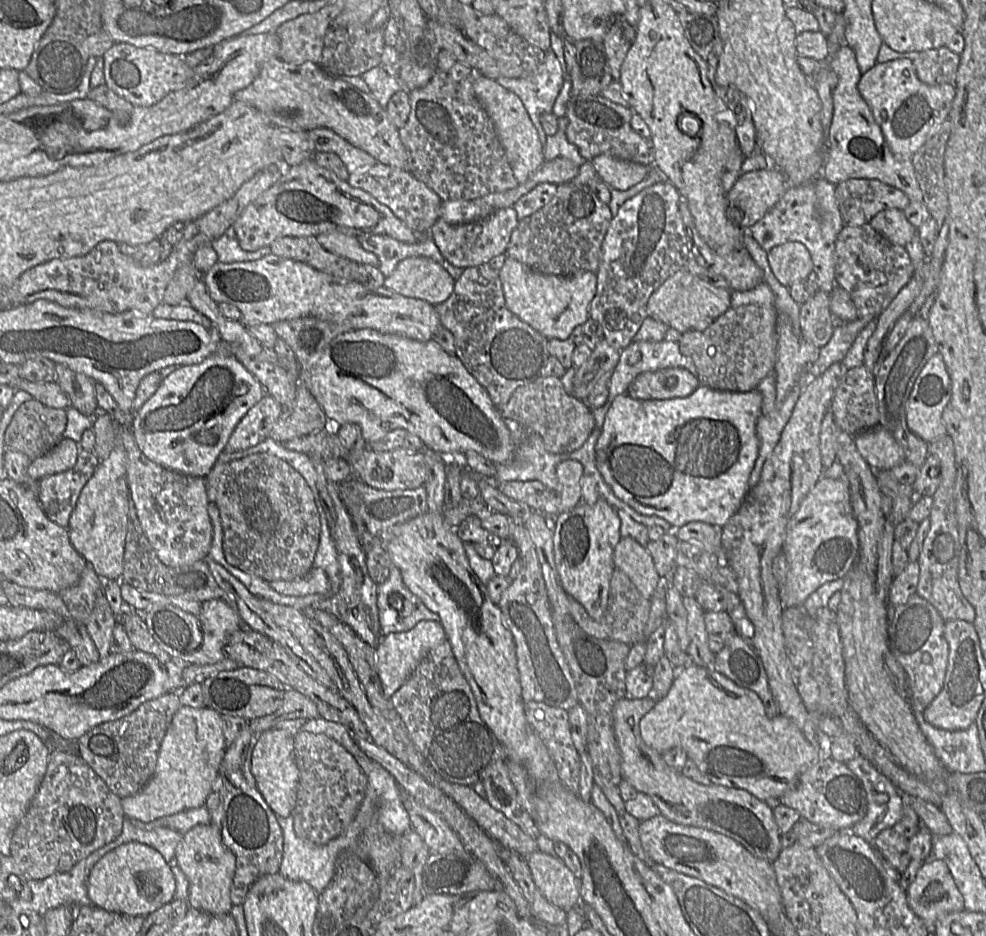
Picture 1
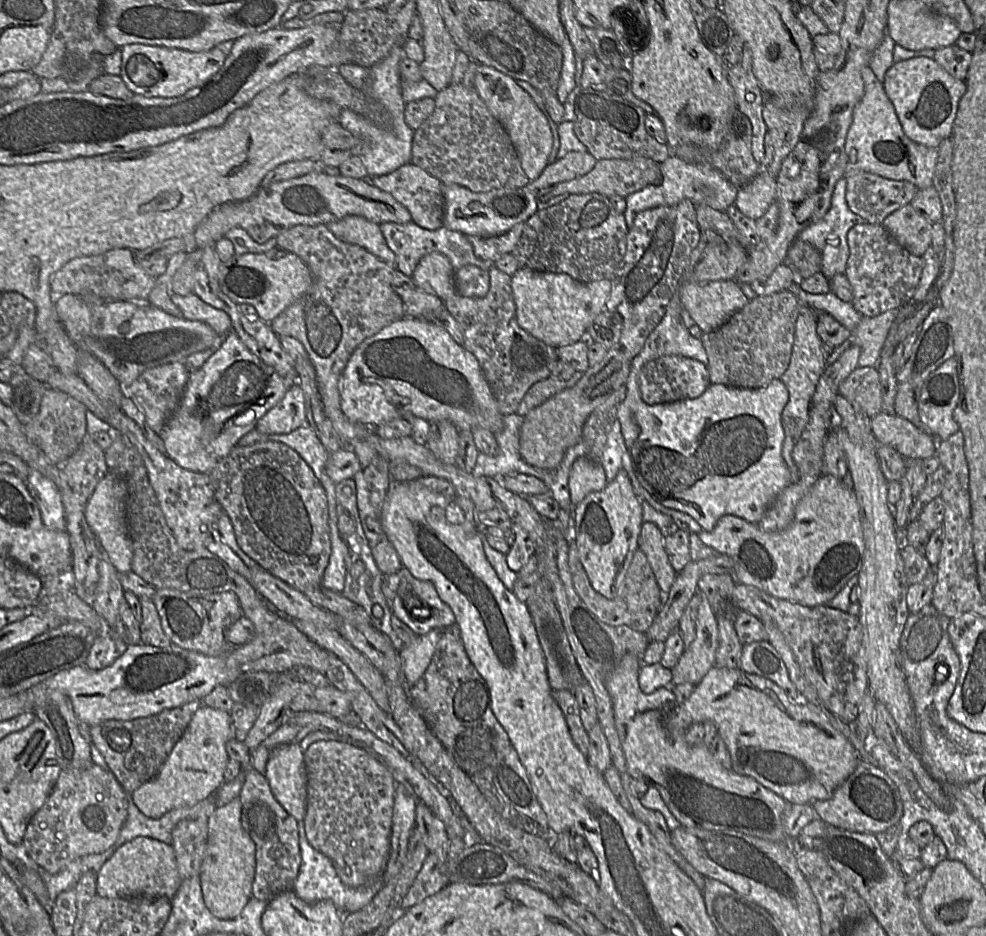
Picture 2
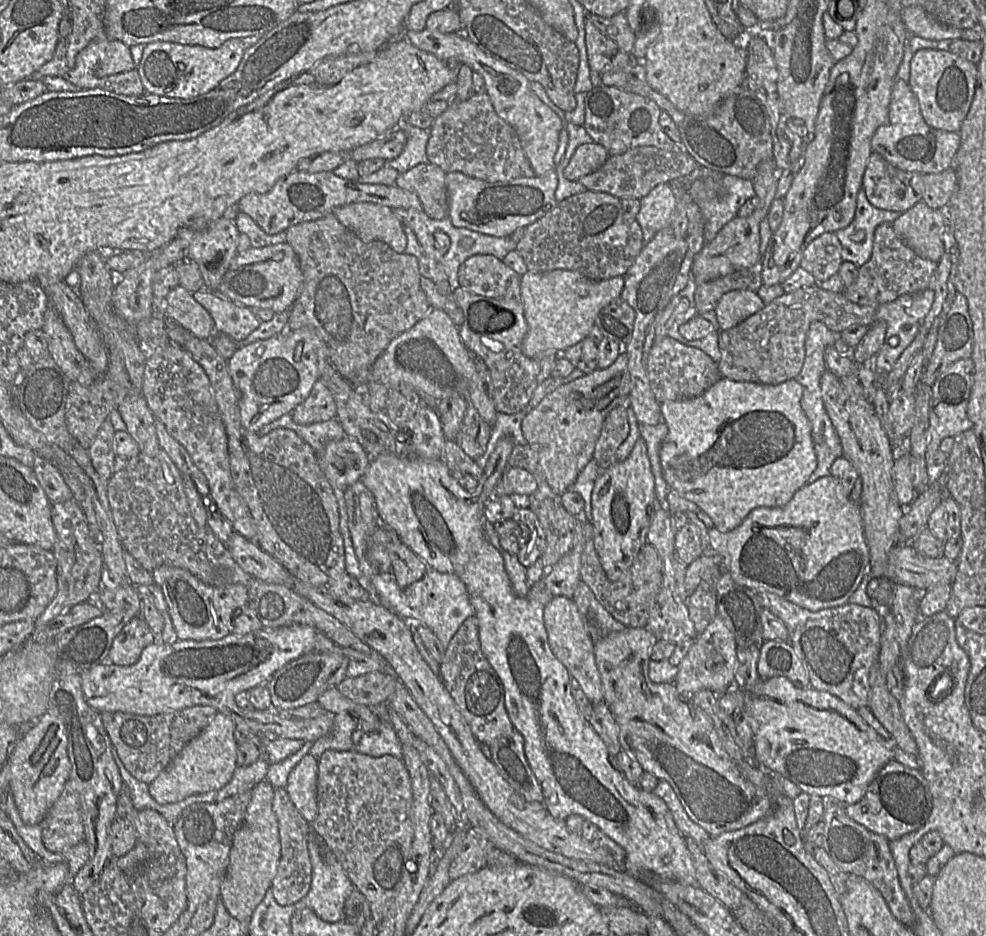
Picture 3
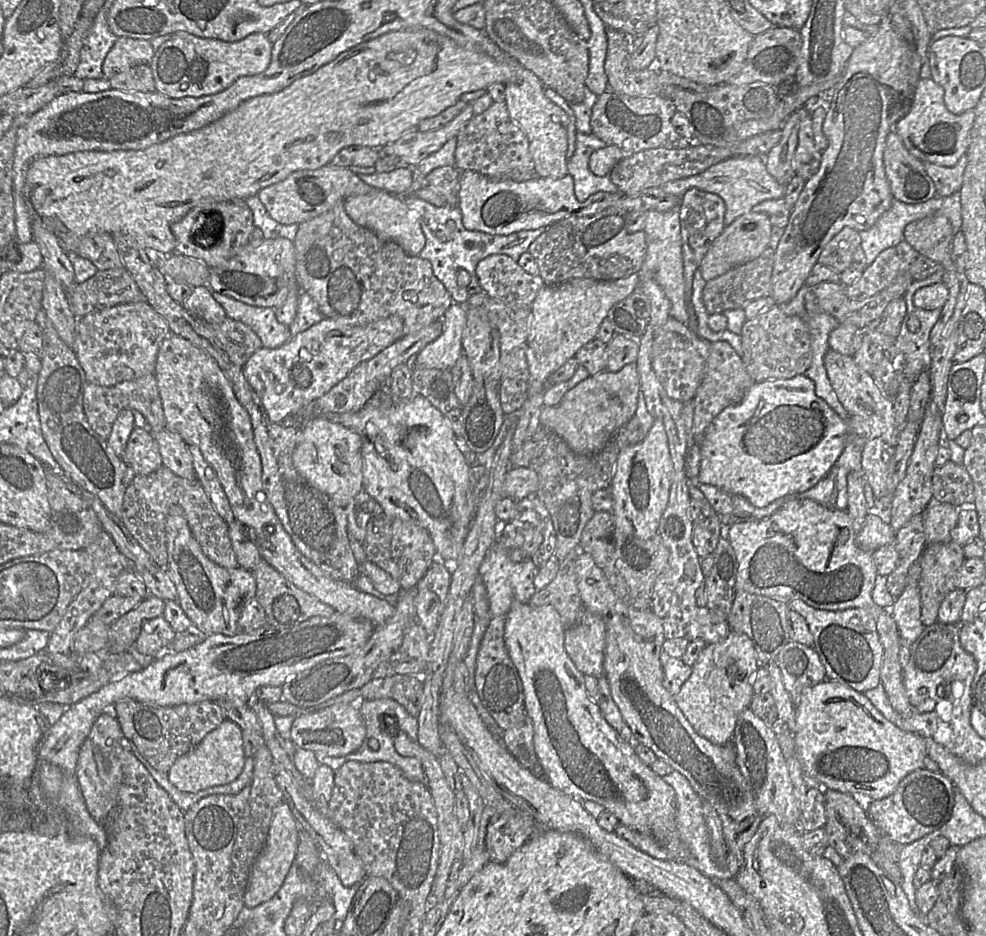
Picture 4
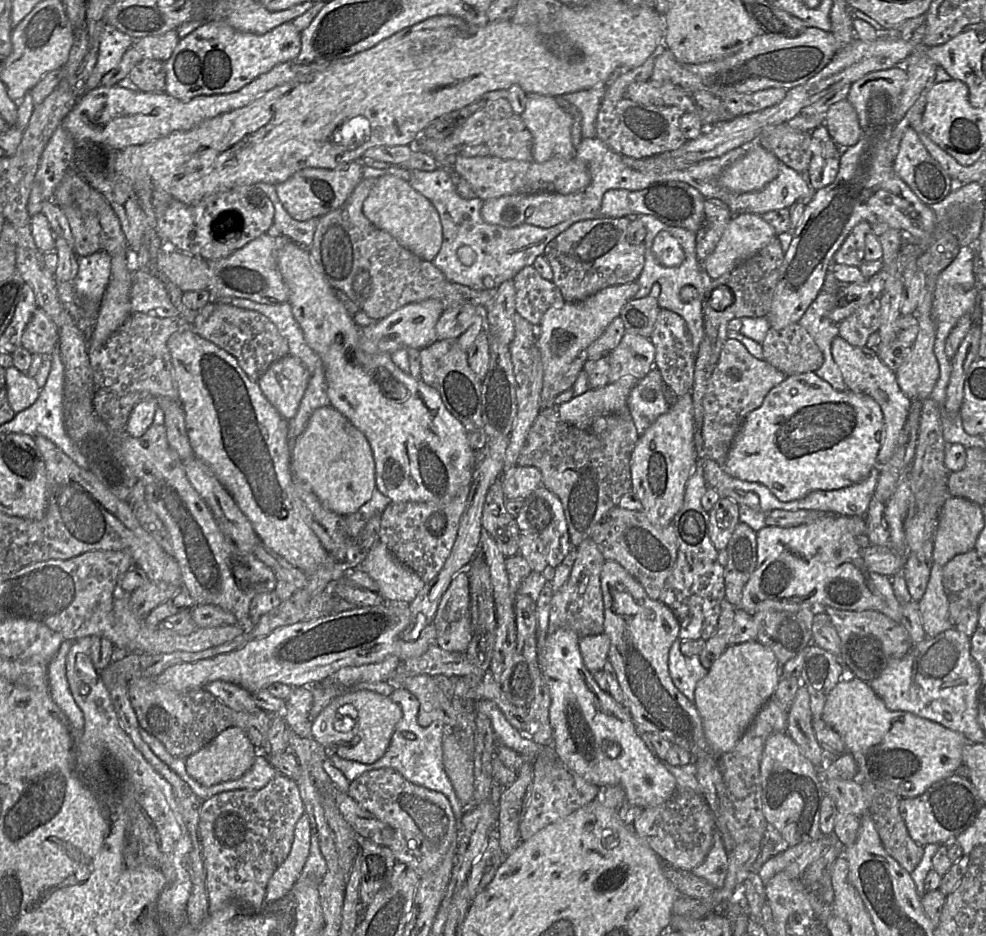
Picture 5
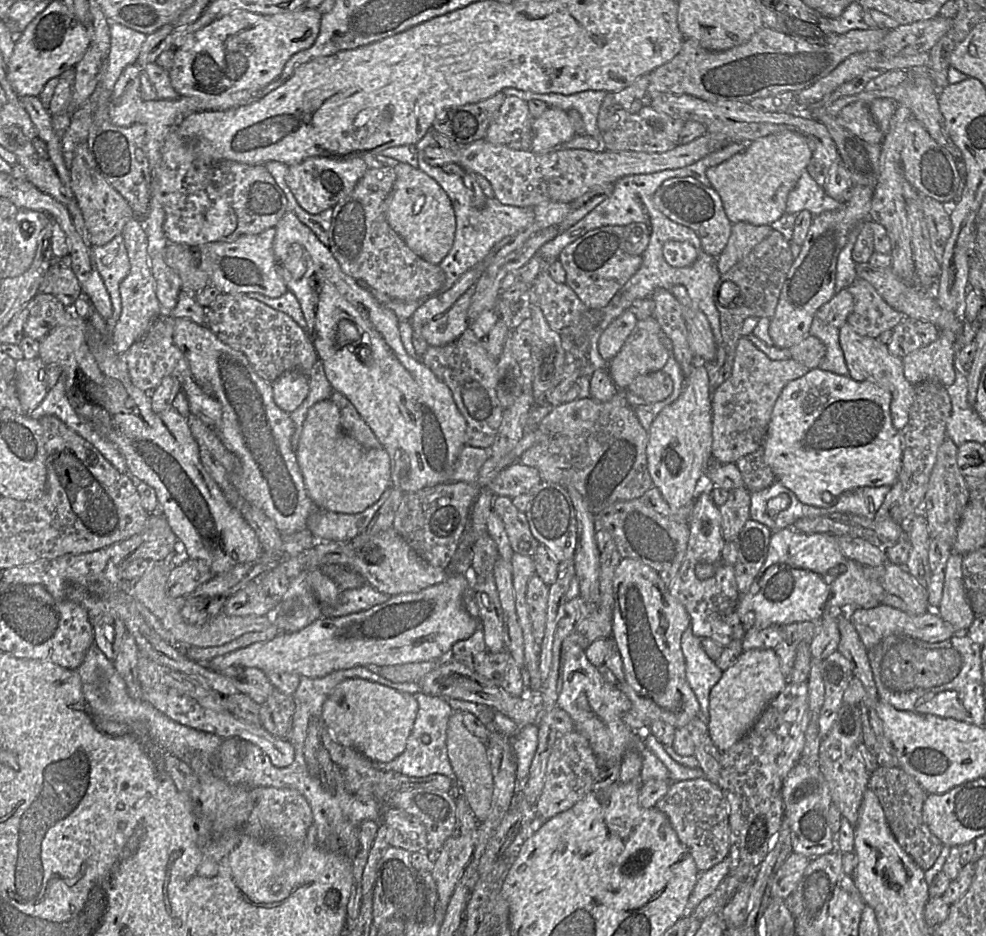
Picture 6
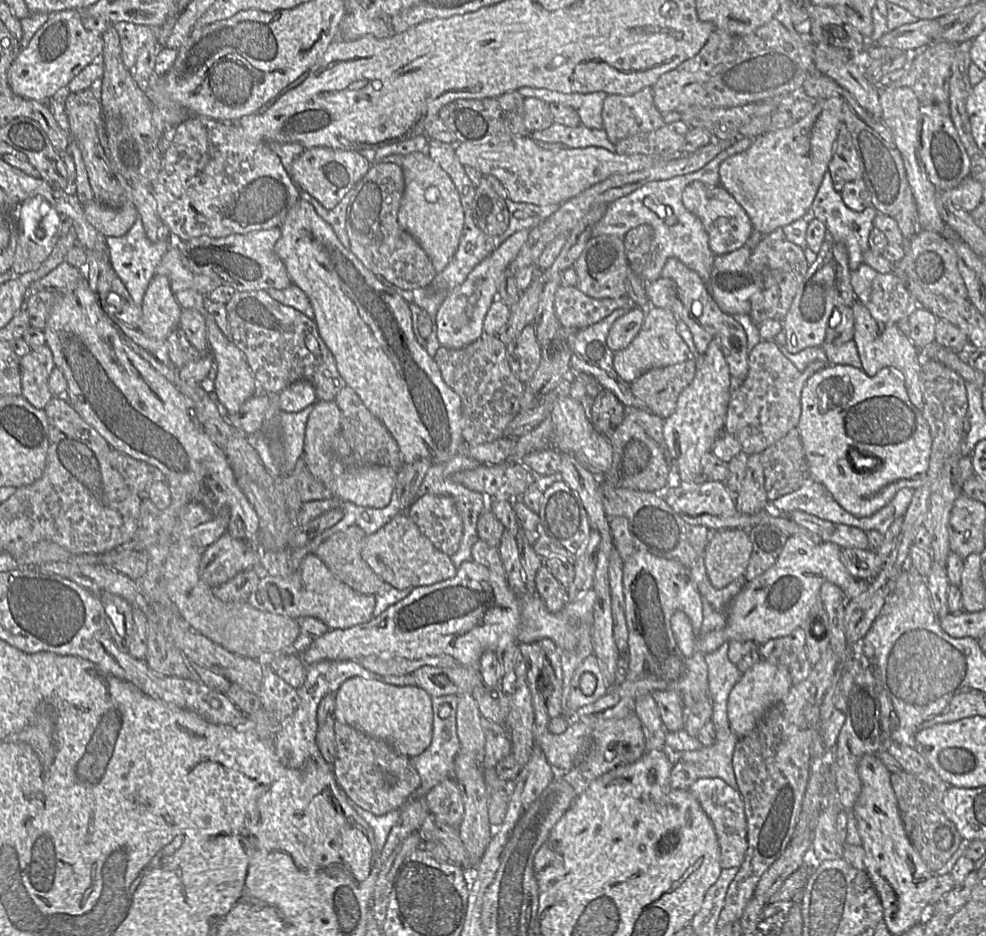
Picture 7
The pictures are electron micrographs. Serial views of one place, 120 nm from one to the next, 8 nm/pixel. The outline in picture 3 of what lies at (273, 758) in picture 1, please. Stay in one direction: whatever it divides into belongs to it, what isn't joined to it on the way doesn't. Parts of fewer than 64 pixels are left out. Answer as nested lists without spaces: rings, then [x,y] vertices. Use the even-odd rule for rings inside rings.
[[[306,754],[289,773],[285,787],[292,803],[309,824],[318,812],[317,774],[317,759]]]

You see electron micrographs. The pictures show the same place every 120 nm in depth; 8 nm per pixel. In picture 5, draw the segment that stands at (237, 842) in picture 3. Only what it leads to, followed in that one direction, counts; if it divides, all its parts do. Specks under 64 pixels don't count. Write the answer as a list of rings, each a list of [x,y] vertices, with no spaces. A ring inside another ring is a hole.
[[[306,814],[297,821],[291,851],[269,881],[264,905],[284,897],[298,880],[309,855],[312,829]]]

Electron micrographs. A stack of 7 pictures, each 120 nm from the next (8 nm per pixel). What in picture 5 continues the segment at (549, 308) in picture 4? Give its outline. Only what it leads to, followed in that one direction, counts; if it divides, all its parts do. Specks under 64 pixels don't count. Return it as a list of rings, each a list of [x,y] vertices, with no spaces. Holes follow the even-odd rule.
[[[637,281],[610,286],[578,302],[565,302],[561,307],[552,307],[543,315],[536,328],[535,346],[543,364],[541,409],[554,406],[552,389],[567,370],[573,359],[585,353],[587,348],[603,333],[610,322],[619,316],[626,303],[639,289]]]

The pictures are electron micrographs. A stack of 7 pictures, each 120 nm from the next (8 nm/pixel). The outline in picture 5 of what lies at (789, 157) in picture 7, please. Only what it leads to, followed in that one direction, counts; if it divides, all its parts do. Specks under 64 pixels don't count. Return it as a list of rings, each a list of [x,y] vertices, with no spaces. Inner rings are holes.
[[[753,143],[743,157],[721,173],[718,182],[734,193],[759,191],[778,176],[780,163],[773,153]]]

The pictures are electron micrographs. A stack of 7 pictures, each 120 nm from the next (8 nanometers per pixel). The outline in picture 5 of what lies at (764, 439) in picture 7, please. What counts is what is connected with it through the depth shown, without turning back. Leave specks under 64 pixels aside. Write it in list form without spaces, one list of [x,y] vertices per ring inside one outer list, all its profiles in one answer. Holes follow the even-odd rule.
[[[728,338],[708,379],[703,399],[701,455],[722,465],[747,415],[759,408],[769,391],[787,377],[765,360],[753,357],[738,340]]]

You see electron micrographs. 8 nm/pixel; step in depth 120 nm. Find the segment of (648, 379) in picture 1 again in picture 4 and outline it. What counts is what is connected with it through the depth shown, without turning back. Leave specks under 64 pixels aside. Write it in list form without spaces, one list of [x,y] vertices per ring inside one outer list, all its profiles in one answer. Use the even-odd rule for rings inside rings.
[[[669,317],[654,338],[651,366],[667,395],[679,402],[691,400],[706,370],[710,344],[687,325]]]

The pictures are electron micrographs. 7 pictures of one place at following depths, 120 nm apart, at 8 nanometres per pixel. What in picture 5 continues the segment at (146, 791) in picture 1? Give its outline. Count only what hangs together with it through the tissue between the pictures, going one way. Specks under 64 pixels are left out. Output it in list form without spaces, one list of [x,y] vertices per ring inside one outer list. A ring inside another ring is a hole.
[[[235,725],[220,732],[194,754],[186,757],[185,769],[190,777],[203,786],[234,780],[242,776],[253,764],[256,748],[244,730]]]

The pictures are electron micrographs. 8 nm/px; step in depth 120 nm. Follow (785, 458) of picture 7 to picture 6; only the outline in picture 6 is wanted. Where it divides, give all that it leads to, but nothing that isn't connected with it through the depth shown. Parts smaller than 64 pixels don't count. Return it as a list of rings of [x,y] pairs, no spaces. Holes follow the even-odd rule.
[[[761,449],[742,457],[735,464],[750,492],[764,490],[776,482],[773,471],[764,461]]]

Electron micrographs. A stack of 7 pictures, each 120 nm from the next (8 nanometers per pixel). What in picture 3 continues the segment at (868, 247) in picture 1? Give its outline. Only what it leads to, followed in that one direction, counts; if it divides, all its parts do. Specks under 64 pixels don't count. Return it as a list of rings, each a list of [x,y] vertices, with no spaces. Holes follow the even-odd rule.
[[[883,223],[873,233],[870,259],[858,268],[856,279],[843,292],[855,304],[879,307],[902,295],[926,289],[936,267],[936,262],[922,258],[909,249],[896,235],[891,224]]]

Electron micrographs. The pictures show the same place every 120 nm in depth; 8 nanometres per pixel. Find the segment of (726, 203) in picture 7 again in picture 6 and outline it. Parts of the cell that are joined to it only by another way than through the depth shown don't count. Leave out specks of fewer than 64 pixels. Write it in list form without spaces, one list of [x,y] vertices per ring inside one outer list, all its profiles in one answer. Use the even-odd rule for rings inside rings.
[[[692,177],[670,178],[656,190],[652,203],[673,222],[692,229],[699,237],[702,249],[709,255],[716,258],[725,248],[733,223],[727,218],[721,197],[713,187],[707,187]]]

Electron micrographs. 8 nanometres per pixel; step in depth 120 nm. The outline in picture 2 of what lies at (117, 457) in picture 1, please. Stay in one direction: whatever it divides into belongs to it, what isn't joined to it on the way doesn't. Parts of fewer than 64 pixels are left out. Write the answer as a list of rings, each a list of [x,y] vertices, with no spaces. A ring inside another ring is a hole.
[[[112,469],[99,481],[94,492],[84,505],[84,518],[119,574],[131,570],[133,543],[126,523],[125,504],[127,488],[124,480]]]

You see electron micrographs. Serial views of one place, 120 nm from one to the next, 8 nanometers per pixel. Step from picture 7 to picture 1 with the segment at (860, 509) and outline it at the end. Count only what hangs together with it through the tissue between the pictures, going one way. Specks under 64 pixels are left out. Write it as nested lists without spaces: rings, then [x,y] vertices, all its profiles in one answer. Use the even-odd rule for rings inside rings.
[[[699,386],[691,395],[683,398],[666,400],[637,400],[628,393],[616,396],[605,415],[601,433],[595,446],[596,466],[600,473],[598,489],[600,499],[613,506],[618,513],[623,512],[630,517],[636,515],[658,516],[666,520],[672,528],[678,529],[691,522],[704,522],[722,527],[739,510],[749,489],[749,479],[758,457],[757,422],[762,415],[762,393],[758,390],[750,392],[729,392]]]

